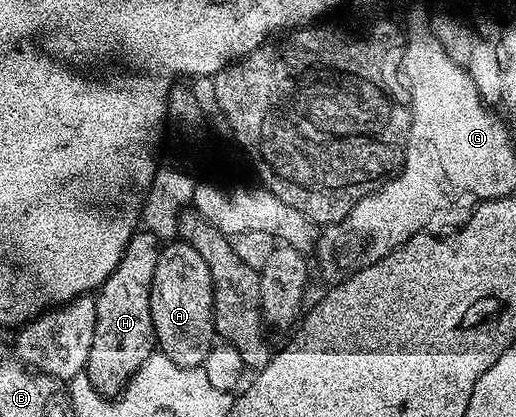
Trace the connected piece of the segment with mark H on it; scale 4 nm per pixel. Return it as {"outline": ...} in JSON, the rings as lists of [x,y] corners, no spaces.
{"outline":[[[139,229],[132,240],[128,240],[128,248],[124,248],[124,256],[120,256],[116,272],[112,272],[112,276],[108,276],[106,283],[96,291],[96,328],[84,372],[104,396],[121,394],[122,387],[133,378],[133,370],[126,372],[120,370],[120,366],[133,366],[139,370],[148,356],[155,353],[150,293],[159,249],[160,239],[151,230]]]}

